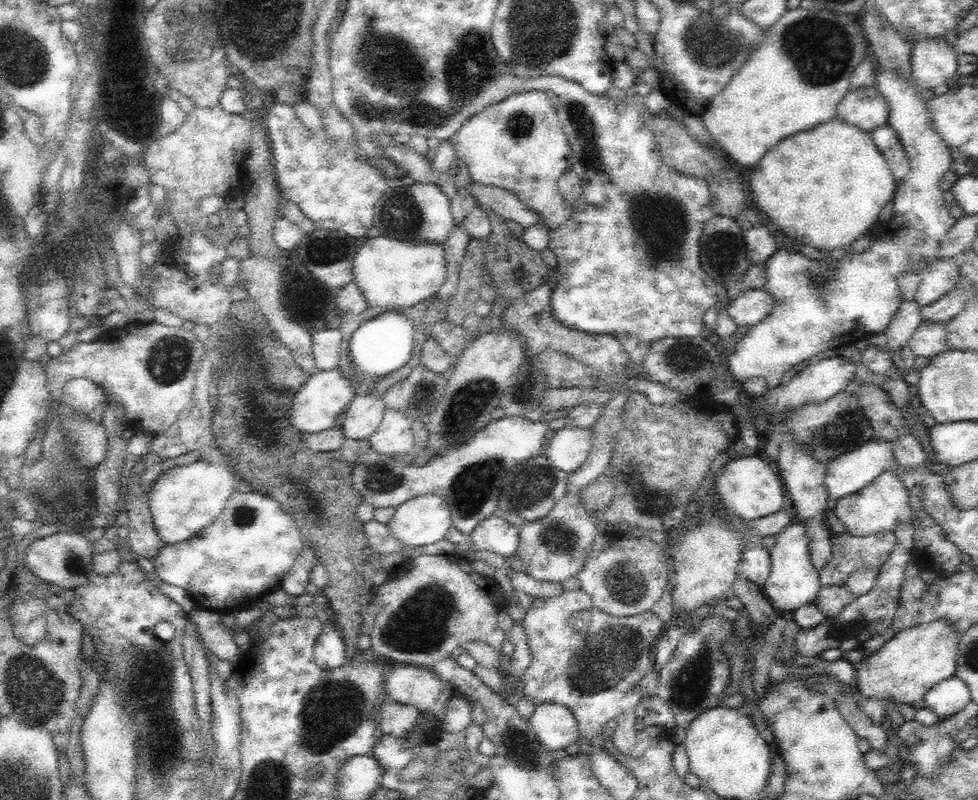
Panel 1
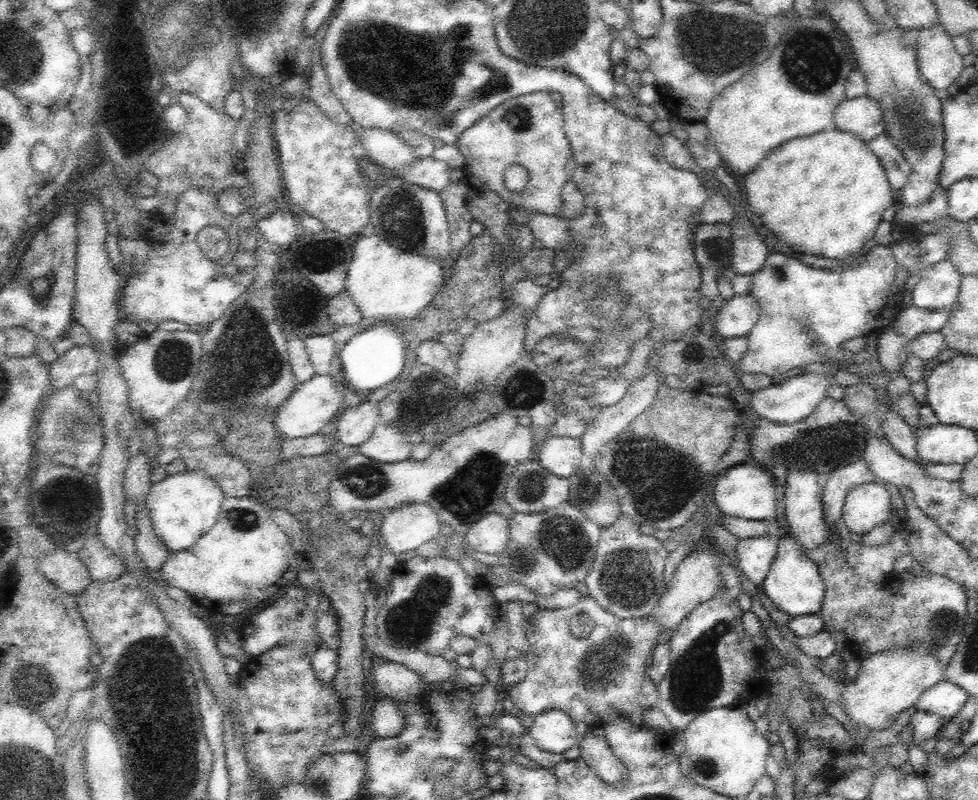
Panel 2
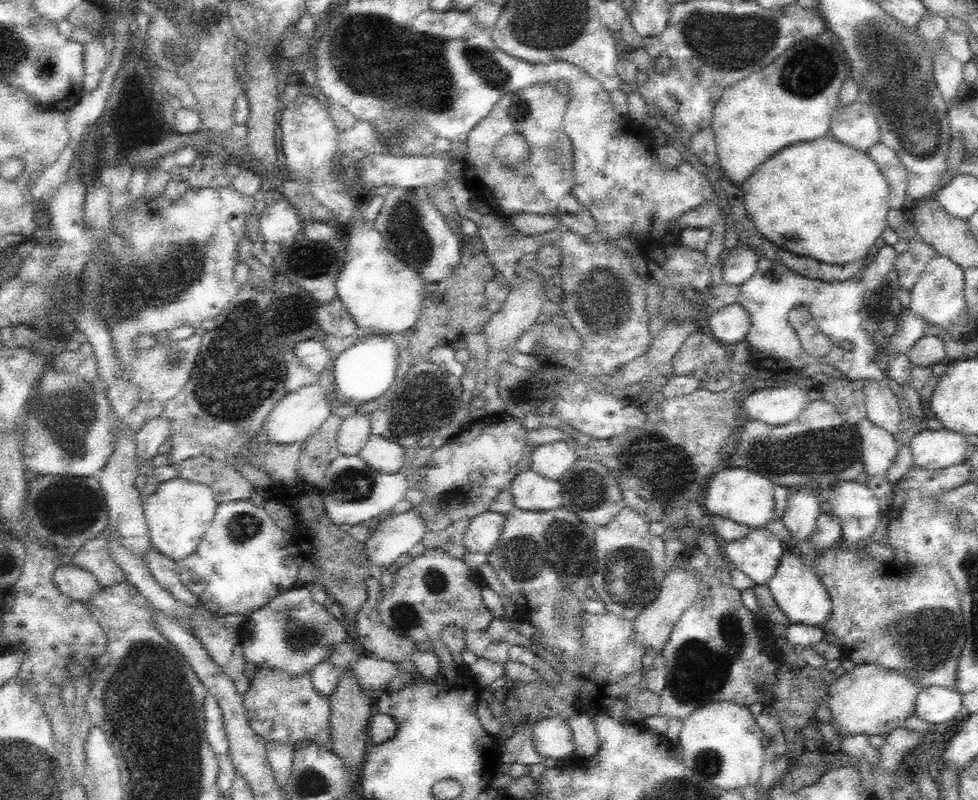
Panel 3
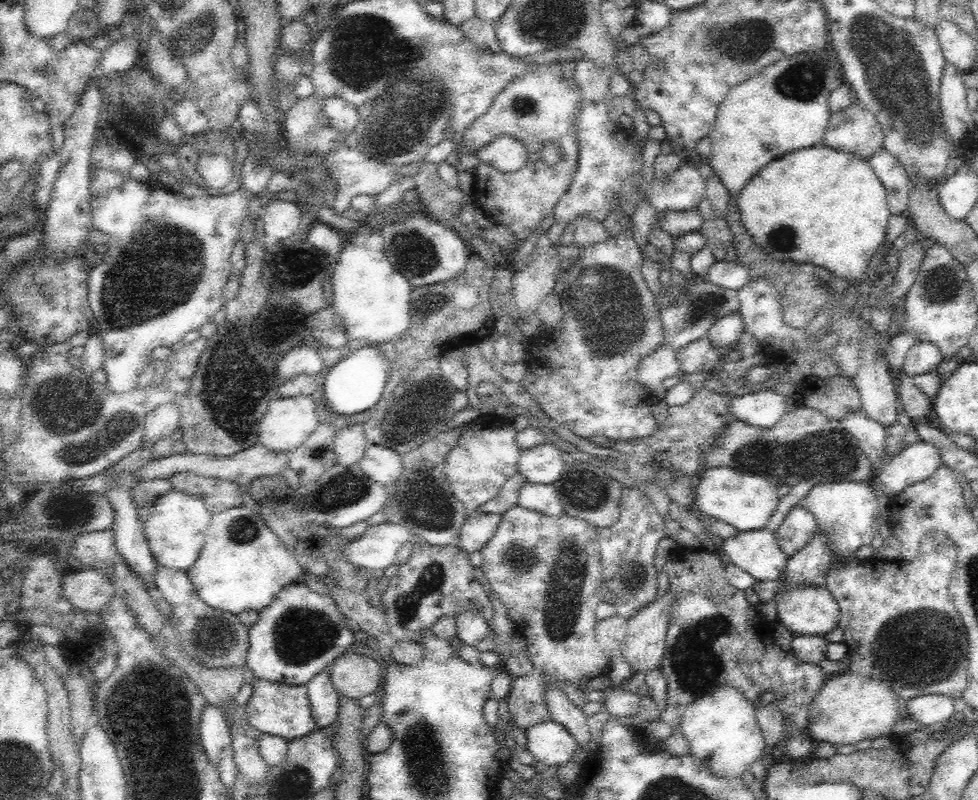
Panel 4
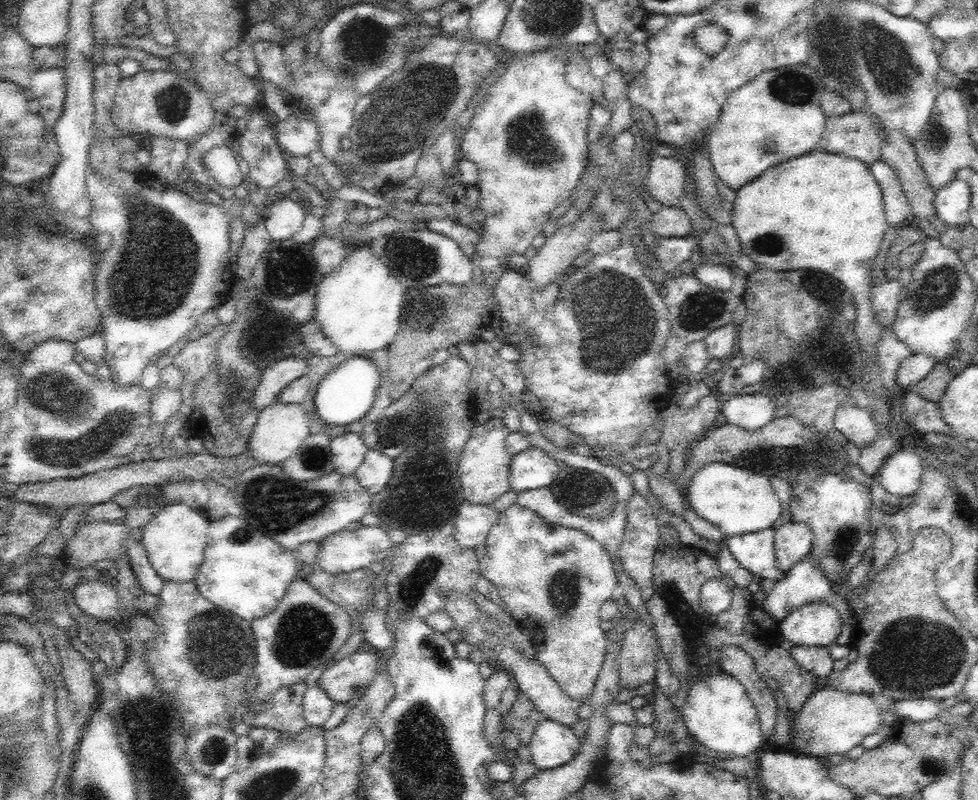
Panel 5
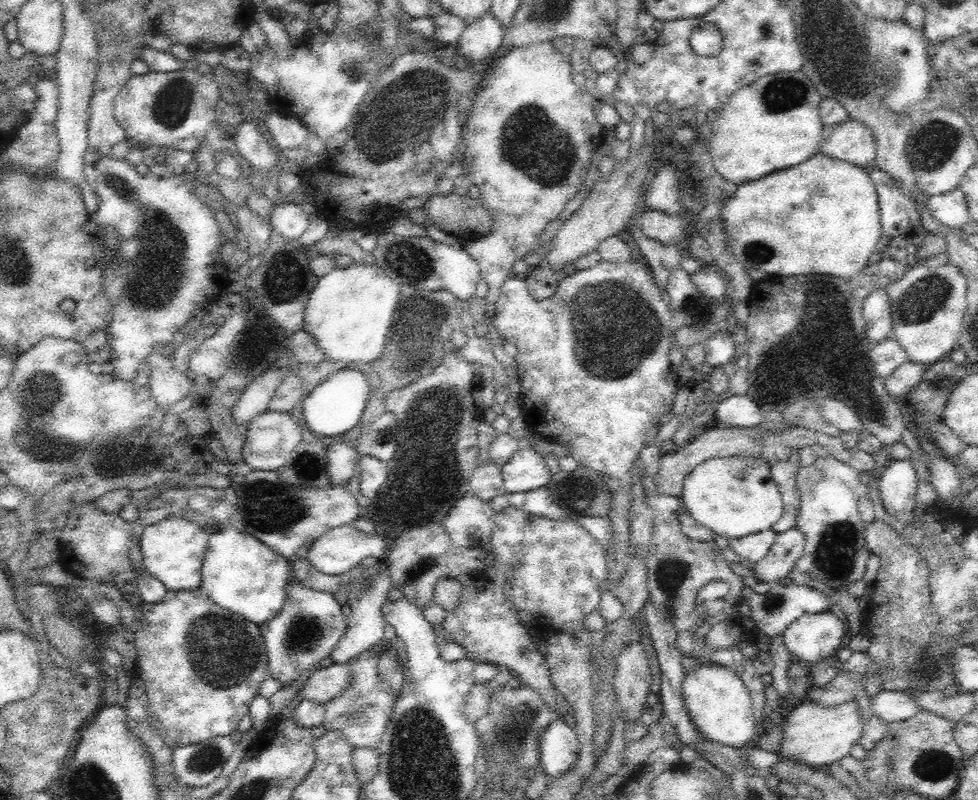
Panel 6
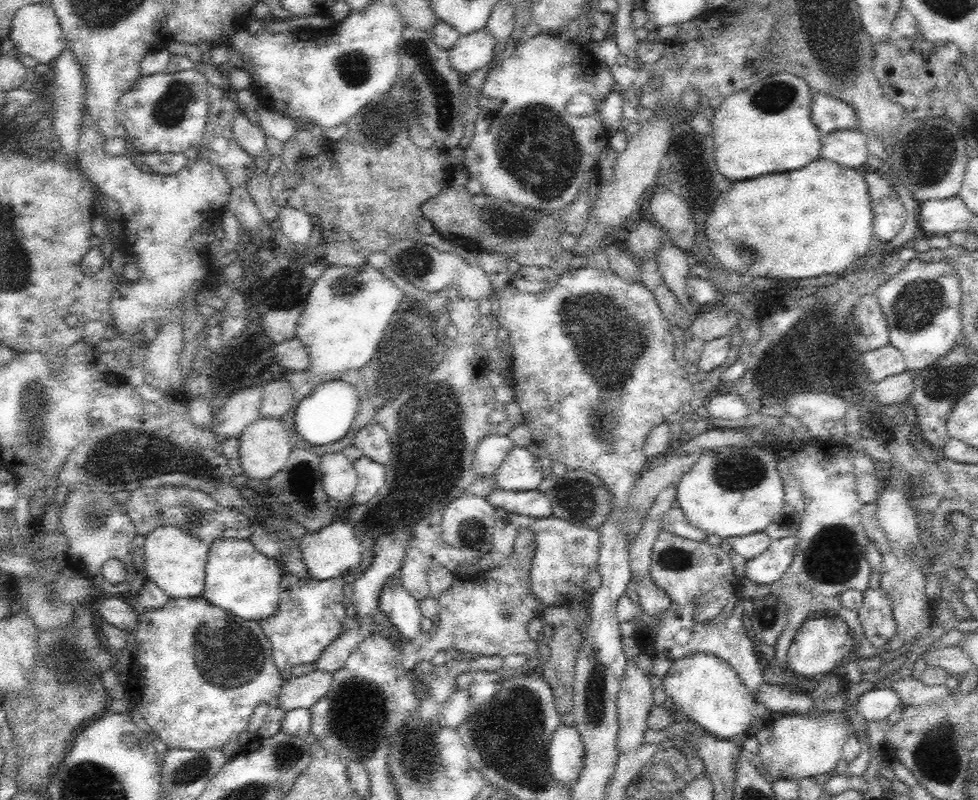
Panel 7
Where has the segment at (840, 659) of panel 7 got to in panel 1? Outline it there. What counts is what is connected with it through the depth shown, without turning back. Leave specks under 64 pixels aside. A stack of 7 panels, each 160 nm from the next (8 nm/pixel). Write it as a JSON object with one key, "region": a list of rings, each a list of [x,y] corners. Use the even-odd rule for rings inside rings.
{"region":[[[790,524],[782,532],[775,535],[776,543],[769,548],[771,569],[762,585],[767,598],[774,608],[780,610],[796,610],[801,606],[813,604],[823,587],[819,579],[819,571],[810,558],[810,537],[804,524]]]}

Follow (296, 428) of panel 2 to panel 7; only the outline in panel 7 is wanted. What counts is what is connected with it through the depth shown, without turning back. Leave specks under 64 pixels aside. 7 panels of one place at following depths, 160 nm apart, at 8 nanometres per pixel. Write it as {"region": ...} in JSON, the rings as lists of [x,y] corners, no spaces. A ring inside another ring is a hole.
{"region":[[[260,417],[256,422],[249,424],[239,436],[239,461],[243,472],[250,479],[266,480],[280,472],[287,463],[291,450],[295,447],[293,430],[284,425],[284,421],[275,418]]]}

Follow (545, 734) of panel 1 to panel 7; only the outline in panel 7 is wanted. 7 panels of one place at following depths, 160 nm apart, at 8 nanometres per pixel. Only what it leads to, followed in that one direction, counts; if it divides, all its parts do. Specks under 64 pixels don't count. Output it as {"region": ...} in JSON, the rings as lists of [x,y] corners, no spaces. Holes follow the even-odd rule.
{"region":[[[574,726],[560,727],[554,732],[548,744],[547,758],[554,780],[573,784],[584,768],[585,749],[582,738]]]}

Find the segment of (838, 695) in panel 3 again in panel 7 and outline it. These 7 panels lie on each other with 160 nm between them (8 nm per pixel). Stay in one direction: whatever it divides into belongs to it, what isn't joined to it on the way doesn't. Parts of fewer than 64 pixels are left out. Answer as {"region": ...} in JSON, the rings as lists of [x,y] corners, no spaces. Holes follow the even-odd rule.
{"region":[[[782,716],[774,727],[762,737],[762,746],[756,754],[756,762],[764,765],[771,776],[793,781],[800,778],[824,776],[833,772],[838,760],[843,759],[843,747],[856,730],[837,716]]]}

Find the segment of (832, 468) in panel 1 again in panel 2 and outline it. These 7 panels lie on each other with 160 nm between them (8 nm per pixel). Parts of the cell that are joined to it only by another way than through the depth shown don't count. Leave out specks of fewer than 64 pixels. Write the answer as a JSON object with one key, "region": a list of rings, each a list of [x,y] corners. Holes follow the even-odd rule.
{"region":[[[863,458],[844,468],[836,468],[836,472],[829,472],[823,488],[824,519],[828,528],[841,519],[848,490],[858,484],[874,482],[874,478]]]}

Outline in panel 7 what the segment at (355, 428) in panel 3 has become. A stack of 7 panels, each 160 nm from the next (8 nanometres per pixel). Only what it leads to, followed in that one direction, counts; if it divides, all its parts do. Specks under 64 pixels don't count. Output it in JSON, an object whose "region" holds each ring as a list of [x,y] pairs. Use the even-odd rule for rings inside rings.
{"region":[[[342,452],[324,454],[320,464],[322,487],[331,502],[350,500],[358,484],[358,477],[353,462]]]}

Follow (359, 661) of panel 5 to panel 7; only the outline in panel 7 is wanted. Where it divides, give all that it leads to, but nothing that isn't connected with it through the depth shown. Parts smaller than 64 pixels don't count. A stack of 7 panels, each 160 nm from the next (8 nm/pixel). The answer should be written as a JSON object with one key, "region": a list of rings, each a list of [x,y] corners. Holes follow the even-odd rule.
{"region":[[[313,670],[306,675],[293,676],[284,680],[278,692],[278,708],[288,712],[294,708],[311,708],[319,699],[326,696],[332,686],[333,674]]]}

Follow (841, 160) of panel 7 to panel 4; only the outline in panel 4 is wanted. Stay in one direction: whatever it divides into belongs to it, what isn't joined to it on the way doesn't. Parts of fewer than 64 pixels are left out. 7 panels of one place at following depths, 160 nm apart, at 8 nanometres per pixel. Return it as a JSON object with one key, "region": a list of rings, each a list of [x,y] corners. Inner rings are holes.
{"region":[[[854,101],[844,110],[831,112],[822,143],[869,159],[883,148],[883,130],[876,115]]]}

